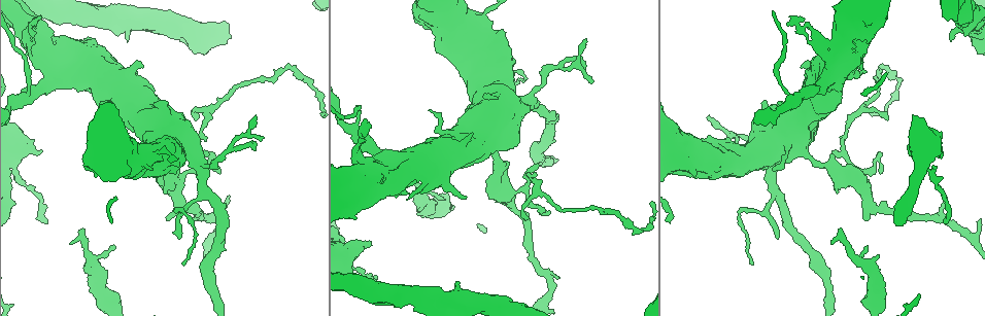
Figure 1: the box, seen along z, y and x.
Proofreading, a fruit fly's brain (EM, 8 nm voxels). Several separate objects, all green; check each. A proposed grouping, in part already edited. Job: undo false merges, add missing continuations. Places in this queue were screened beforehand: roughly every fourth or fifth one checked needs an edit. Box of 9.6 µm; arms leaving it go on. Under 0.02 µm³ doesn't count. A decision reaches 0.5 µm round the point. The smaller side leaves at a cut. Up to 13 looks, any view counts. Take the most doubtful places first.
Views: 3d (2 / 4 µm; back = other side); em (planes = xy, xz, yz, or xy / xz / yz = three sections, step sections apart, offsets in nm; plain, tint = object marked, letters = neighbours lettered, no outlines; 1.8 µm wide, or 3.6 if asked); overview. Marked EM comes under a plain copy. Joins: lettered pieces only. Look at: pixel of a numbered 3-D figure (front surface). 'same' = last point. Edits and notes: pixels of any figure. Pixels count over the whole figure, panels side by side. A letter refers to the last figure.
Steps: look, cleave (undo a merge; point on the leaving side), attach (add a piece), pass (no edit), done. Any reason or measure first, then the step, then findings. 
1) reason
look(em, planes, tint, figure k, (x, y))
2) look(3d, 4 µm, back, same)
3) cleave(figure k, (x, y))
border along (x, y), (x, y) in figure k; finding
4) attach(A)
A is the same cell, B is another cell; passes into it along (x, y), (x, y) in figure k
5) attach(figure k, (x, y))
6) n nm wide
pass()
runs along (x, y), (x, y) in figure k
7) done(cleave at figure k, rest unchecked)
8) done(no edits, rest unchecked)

branch stops here
look(em, planes, letters, figure 1, (456, 283))

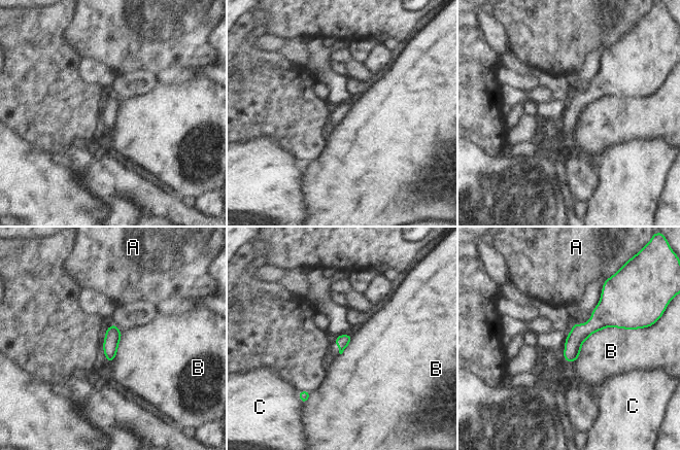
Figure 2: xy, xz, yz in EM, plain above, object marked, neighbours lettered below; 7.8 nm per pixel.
pass()
A, B and C are other cells; border along (643, 327), (599, 330), (574, 361) in figure 2; none of them fits

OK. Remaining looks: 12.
sharp bend
look(em, planes, letters, figure 1, (617, 216))

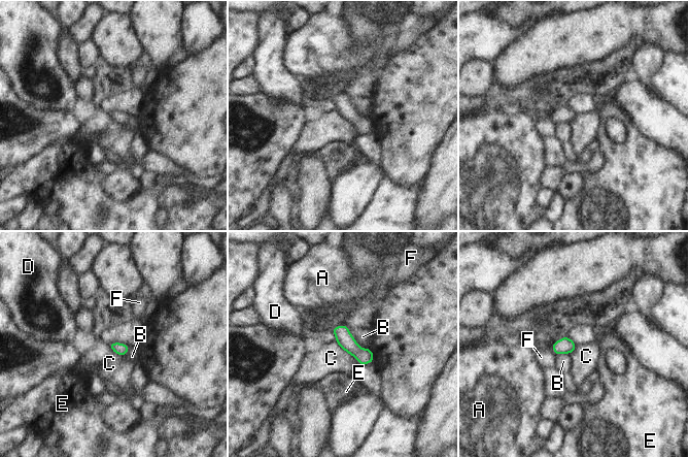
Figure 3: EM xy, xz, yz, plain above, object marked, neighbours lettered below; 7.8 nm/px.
pass()
A, B, C, D, E and F are other cells; border along (335, 341), (350, 356) in figure 3; continuous, no second neuron

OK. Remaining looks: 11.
thick turns thin
look(em, planes, letters, figure 1, (422, 203))

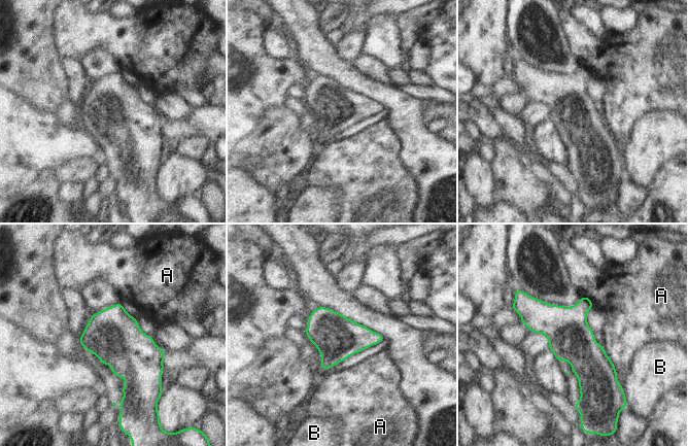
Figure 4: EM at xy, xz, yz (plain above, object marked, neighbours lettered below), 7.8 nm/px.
pass()
A and B are other cells; border along (609, 355), (618, 373) in figure 4; continuous, no second neuron

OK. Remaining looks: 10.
free end
look(3d, 2 µm, figure 1, (257, 117))

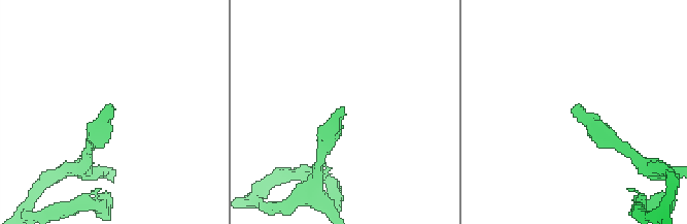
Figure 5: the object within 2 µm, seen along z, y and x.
now the EM
look(em, planes, tint, figure 5, (343, 109))

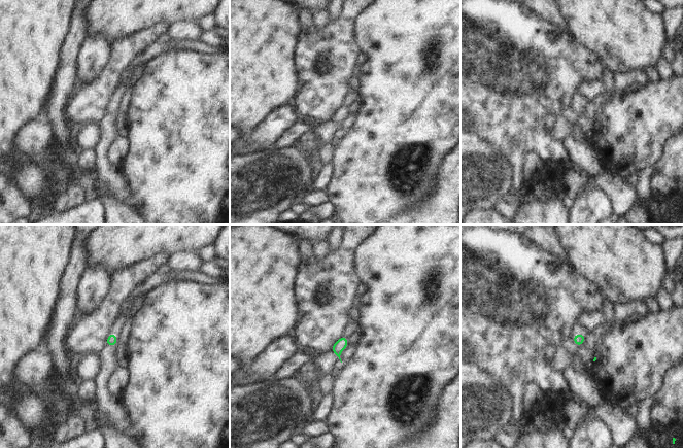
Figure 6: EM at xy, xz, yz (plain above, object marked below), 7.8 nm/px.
look(em, planes, letters, same)

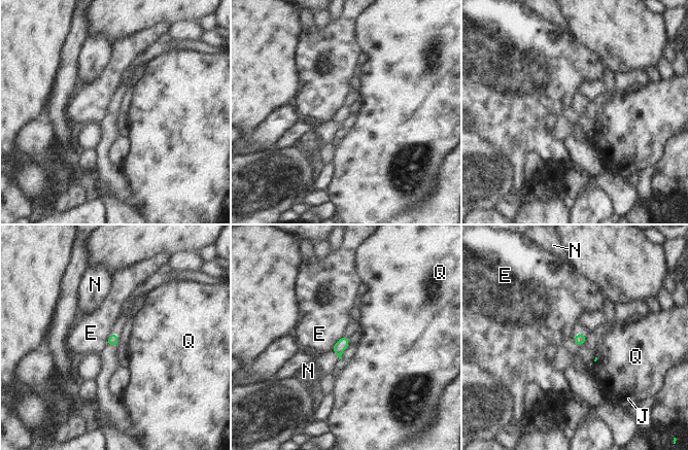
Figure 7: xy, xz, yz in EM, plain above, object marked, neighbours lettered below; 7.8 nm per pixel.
pass()
E, J, N and Q are other cells; border along (340, 338), (332, 346) in figure 7; none of them fits

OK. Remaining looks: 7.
thick turns thin
look(em, yz, step 8, tint, figure 1, (28, 94))

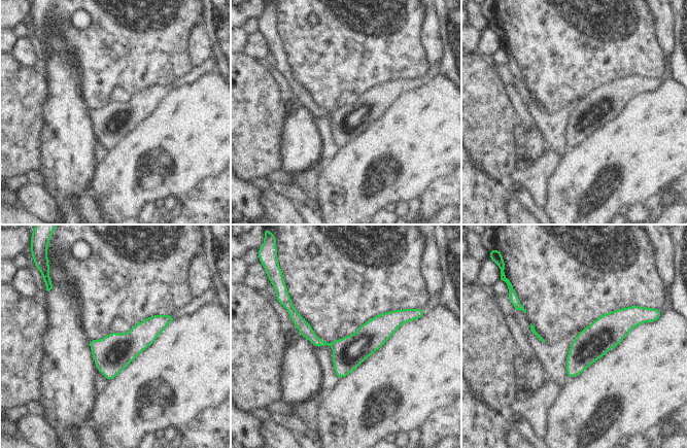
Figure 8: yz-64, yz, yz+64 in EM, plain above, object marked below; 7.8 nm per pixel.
look(em, planes, letters, same)

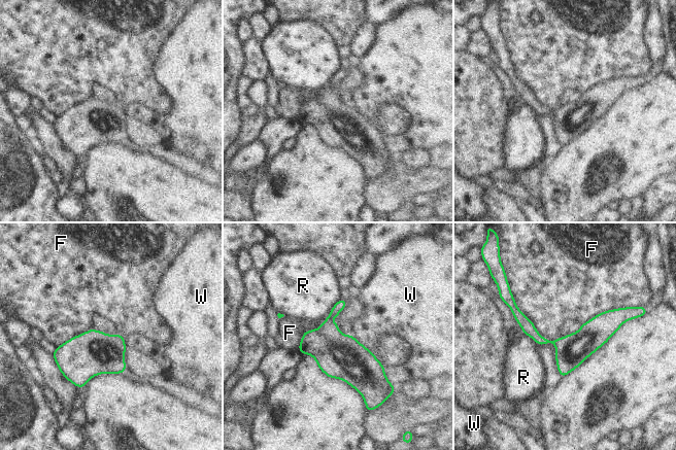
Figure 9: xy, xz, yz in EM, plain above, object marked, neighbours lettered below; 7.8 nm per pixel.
260 nm wide
pass()
F, R and W are other cells; continuous, no second neuron

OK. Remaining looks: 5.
done(no edits, rest unchecked)

